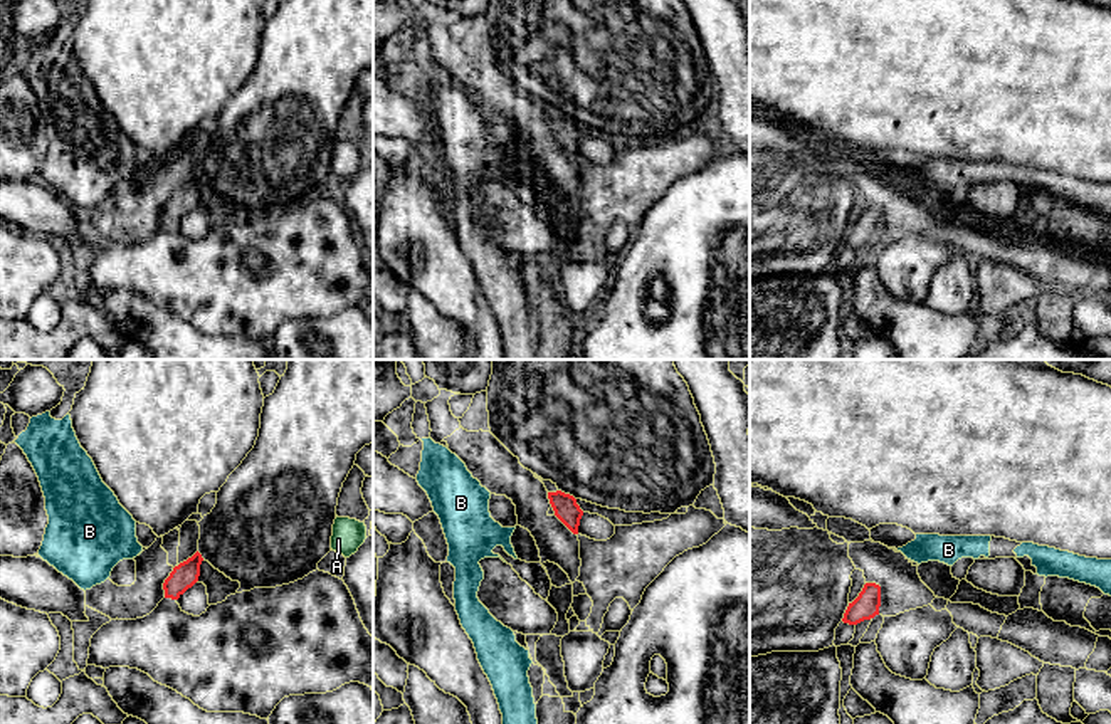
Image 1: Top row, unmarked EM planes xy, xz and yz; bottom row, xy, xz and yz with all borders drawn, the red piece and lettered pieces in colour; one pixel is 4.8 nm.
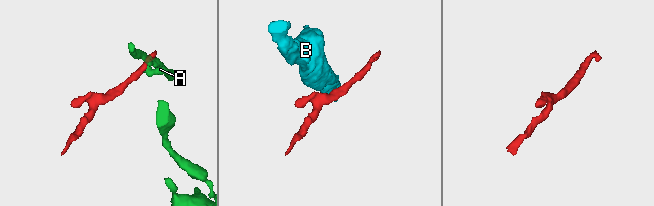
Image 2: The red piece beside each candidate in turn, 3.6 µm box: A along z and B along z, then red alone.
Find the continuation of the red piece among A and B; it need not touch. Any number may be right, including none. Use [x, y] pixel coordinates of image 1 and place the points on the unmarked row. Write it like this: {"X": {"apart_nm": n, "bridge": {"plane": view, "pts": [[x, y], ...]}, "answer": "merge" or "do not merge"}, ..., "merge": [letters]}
{"A": {"apart_nm": 600, "bridge": {"plane": "xy", "pts": [[202, 182], [331, 172]]}, "answer": "do not merge"}, "B": {"apart_nm": 170, "bridge": {"plane": "xy", "pts": [[170, 197], [140, 177]]}, "answer": "do not merge"}, "merge": []}

